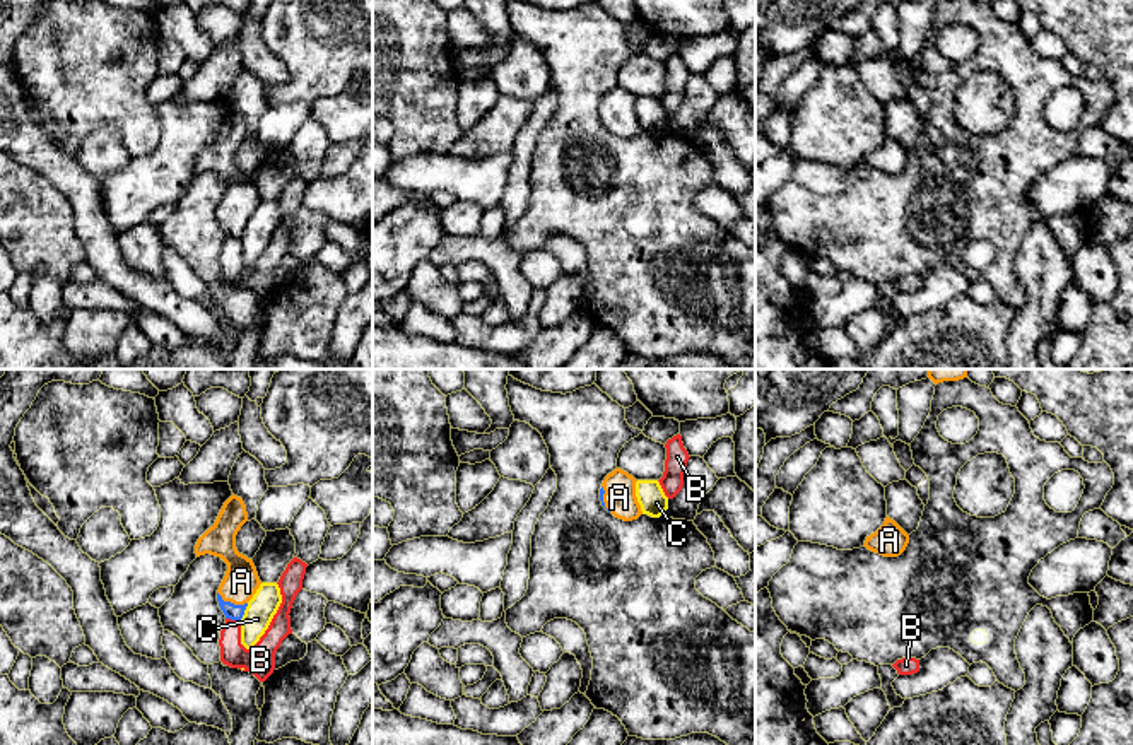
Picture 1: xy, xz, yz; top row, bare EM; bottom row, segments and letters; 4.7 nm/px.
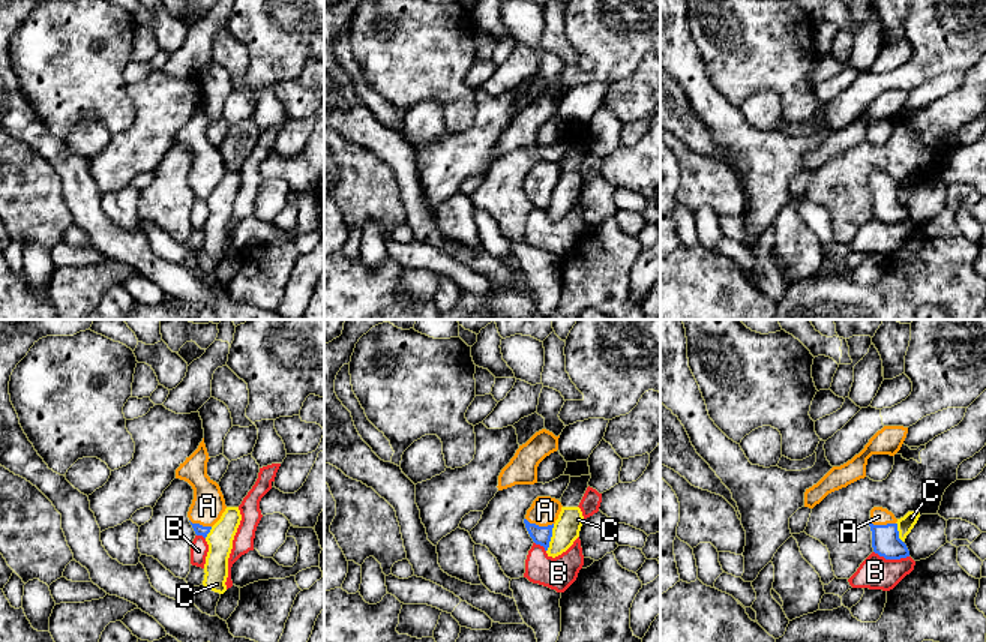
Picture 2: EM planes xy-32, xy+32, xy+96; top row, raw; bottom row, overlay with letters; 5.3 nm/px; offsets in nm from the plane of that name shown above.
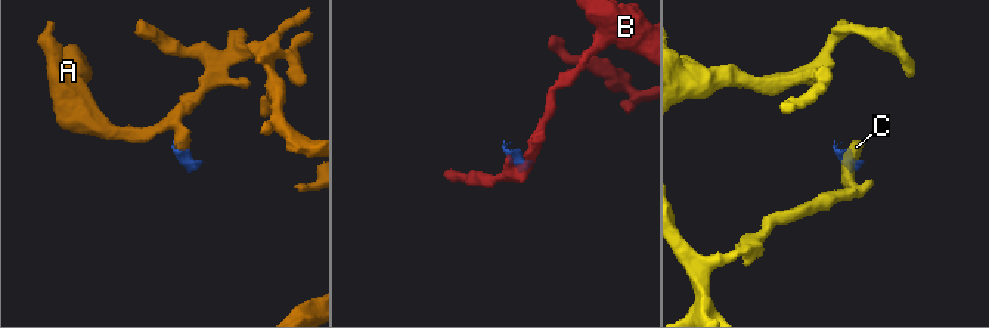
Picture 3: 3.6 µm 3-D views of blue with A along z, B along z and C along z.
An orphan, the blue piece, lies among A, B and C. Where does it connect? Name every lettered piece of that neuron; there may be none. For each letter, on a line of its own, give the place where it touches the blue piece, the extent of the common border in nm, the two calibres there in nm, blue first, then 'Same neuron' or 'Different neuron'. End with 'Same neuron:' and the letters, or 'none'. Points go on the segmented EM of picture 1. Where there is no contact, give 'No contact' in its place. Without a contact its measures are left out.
A: Touches blue at xy (229, 602). Shared border 160 nm. Thickness 80 nm (blue) against 160 nm. Same neuron
B: Touches blue at xy (233, 619). Shared border 80 nm. Thickness 80 nm (blue) against 140 nm. Different neuron
C: Touches blue at xy (243, 612). Shared border 100 nm. Thickness 80 nm (blue) against 140 nm. Different neuron
Same neuron: A

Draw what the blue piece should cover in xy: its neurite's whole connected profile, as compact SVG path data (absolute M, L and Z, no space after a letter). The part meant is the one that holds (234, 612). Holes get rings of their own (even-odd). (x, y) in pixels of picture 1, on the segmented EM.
M231 496L215 523L198 538L197 557L210 554L227 564L226 576L217 590L217 601L226 619L241 622L248 601L261 581L251 559L236 548L236 535L248 521L246 506L241 497Z

